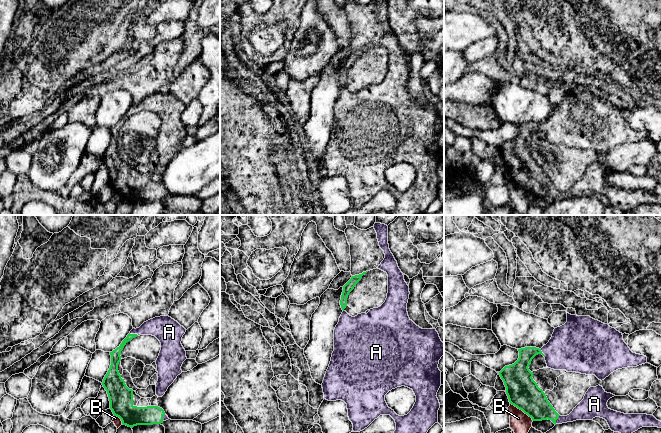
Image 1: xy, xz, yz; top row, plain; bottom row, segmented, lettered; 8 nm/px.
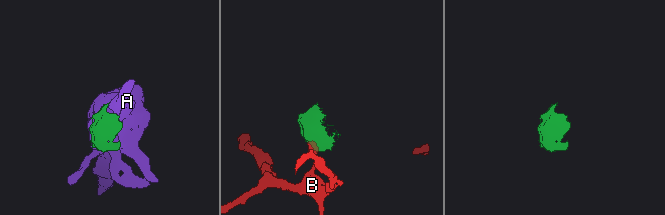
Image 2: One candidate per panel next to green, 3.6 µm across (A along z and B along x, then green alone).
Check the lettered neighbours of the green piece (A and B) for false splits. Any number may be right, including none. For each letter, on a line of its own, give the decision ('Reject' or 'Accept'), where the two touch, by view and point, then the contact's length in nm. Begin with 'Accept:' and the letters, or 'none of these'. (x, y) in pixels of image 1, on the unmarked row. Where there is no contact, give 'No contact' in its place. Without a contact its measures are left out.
Accept: A
A: Accept. Touches green at xy (134, 110). Shared border 80 nm
B: Reject. Touches green at yz (522, 186). Shared border 240 nm

